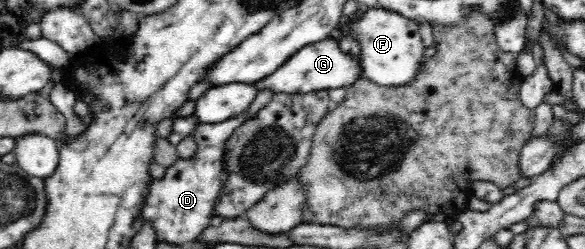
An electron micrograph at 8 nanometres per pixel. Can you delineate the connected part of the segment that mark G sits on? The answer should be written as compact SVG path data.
M336 34L326 40L297 50L294 56L280 67L278 71L259 81L255 86L259 90L270 88L275 94L280 94L280 92L306 94L316 90L326 89L328 91L334 88L352 87L361 79L364 79L364 77L360 56L353 56L342 50L339 44L339 36Z

